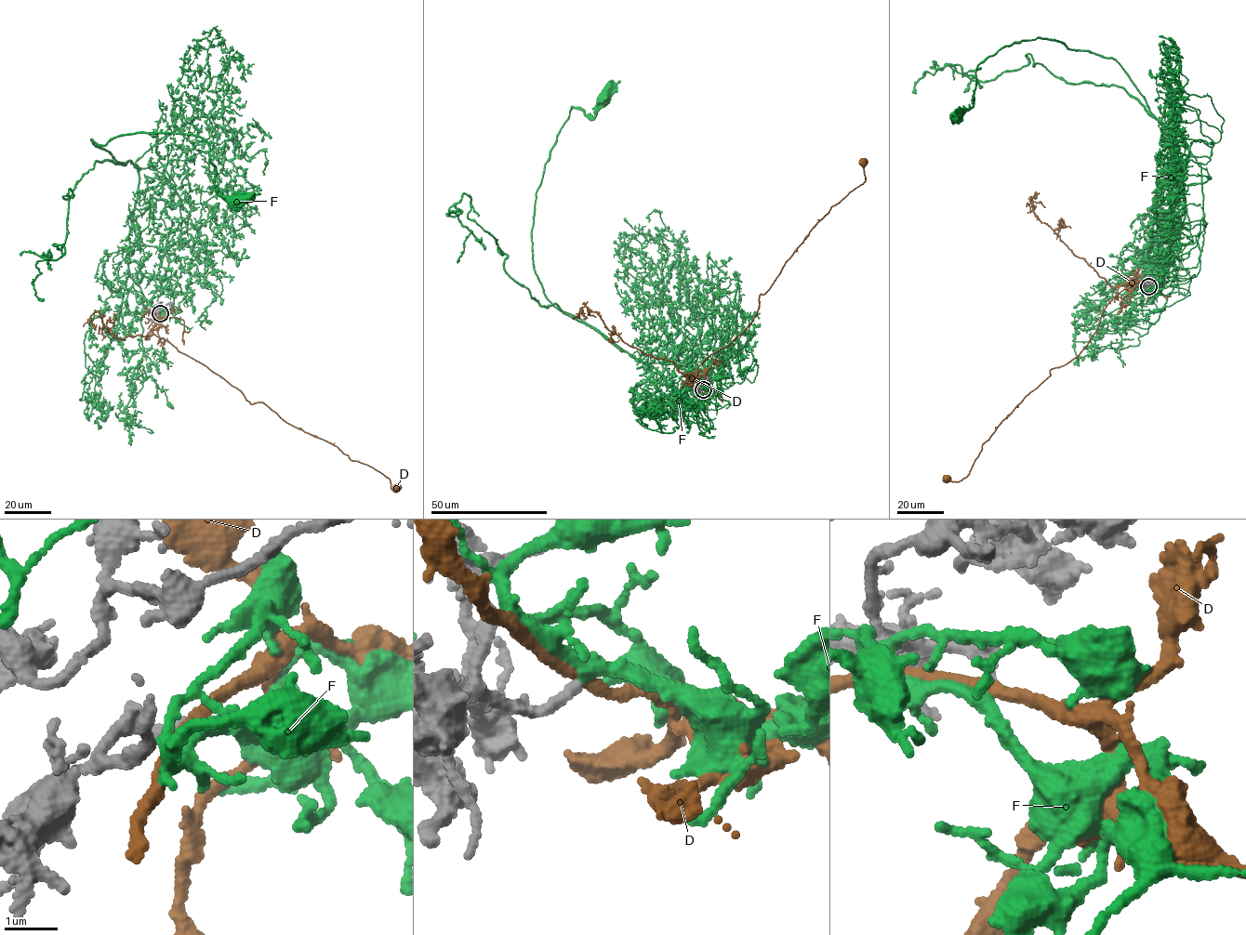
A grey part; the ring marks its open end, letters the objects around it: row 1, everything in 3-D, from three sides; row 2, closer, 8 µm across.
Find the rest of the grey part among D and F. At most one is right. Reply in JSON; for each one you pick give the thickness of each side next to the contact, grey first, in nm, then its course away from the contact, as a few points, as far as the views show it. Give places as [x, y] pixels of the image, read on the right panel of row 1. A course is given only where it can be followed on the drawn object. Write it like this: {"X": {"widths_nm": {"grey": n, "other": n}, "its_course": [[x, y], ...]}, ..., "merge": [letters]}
{"F": {"widths_nm": {"grey": 200, "other": 240}, "its_course": [[1148, 286], [1188, 289], [1178, 247], [1187, 147], [1121, 65], [1021, 40], [979, 64], [972, 107], [956, 116]]}, "merge": ["F"]}

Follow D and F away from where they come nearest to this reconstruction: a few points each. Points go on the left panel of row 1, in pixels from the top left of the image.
D: (160, 314), (159, 336), (251, 404), (263, 402), (397, 489)
F: (160, 313), (181, 288), (129, 272), (137, 165), (91, 139), (201, 138), (214, 190), (238, 203)

